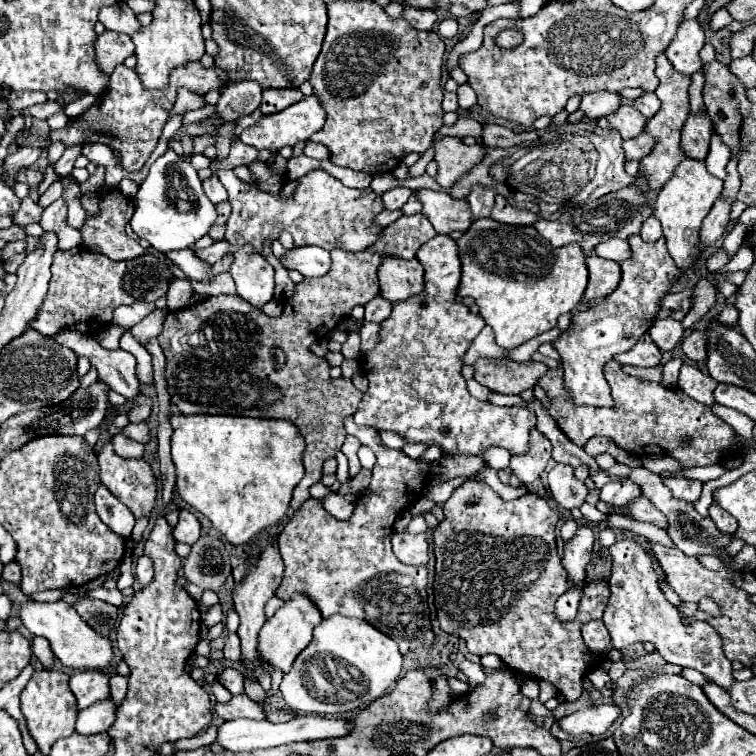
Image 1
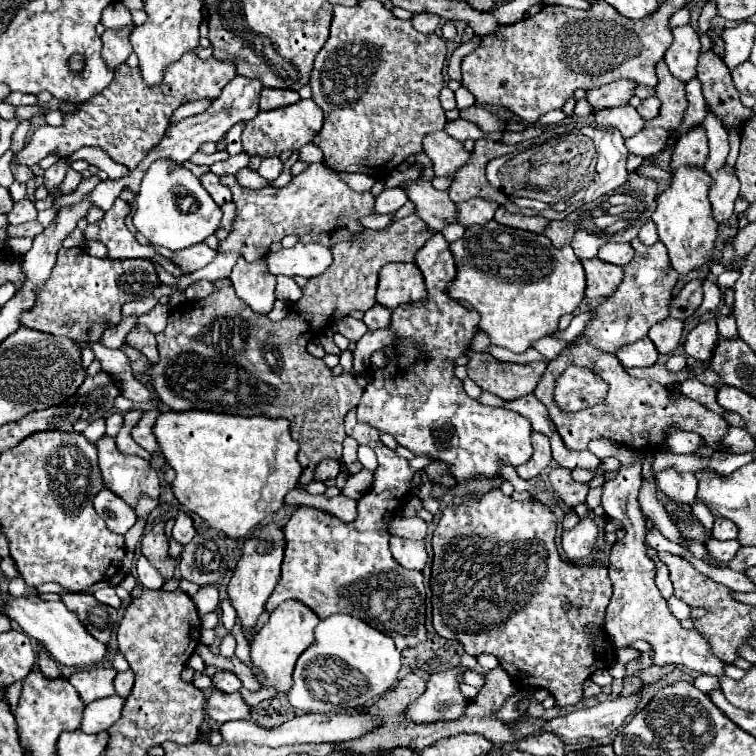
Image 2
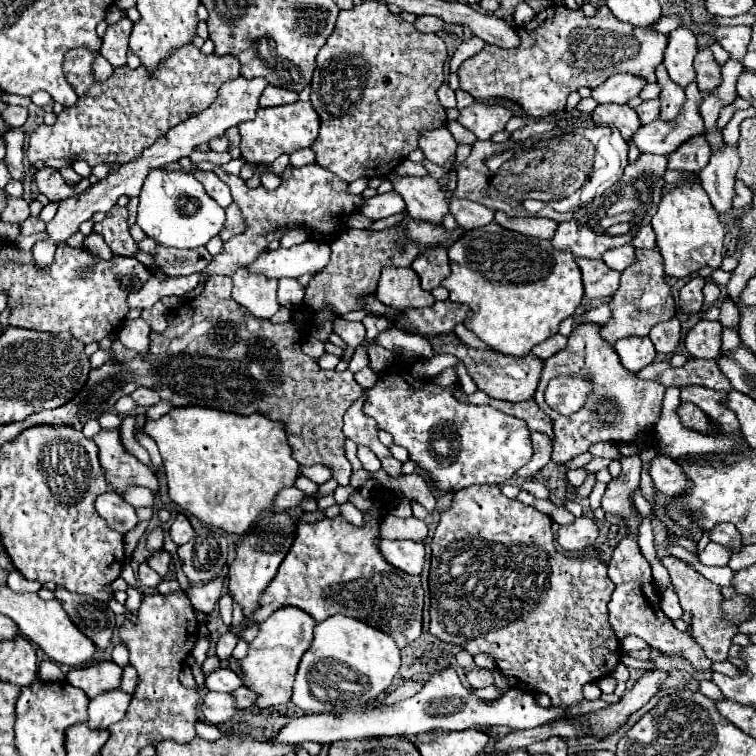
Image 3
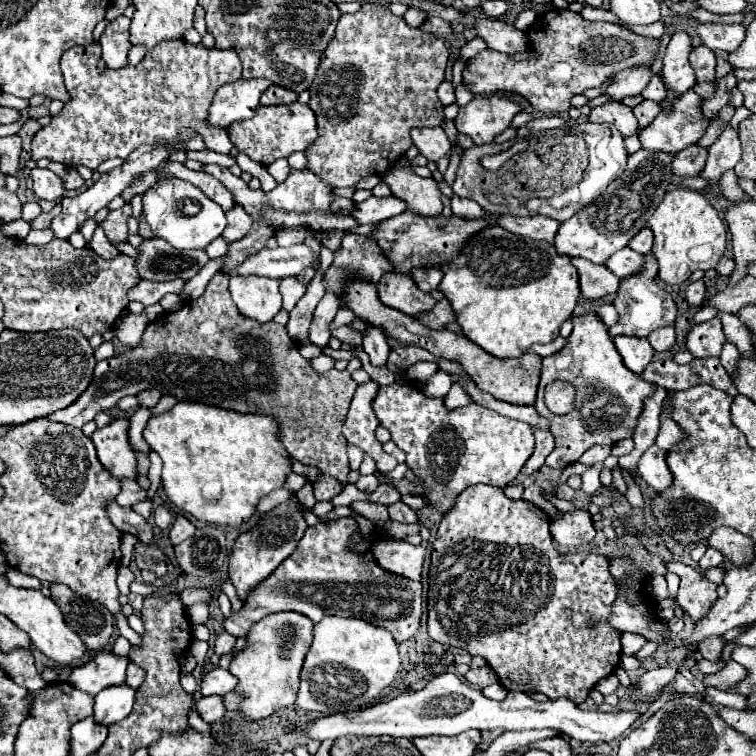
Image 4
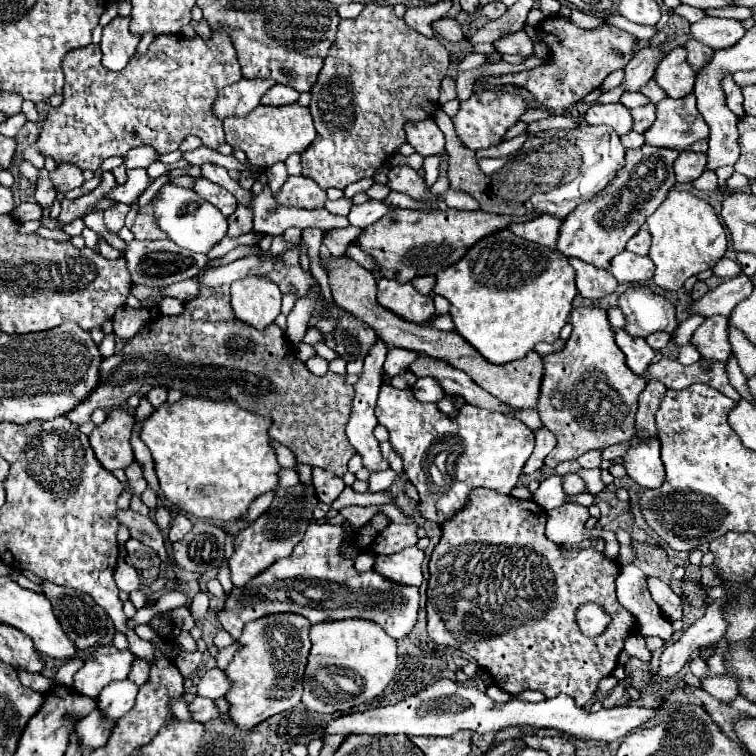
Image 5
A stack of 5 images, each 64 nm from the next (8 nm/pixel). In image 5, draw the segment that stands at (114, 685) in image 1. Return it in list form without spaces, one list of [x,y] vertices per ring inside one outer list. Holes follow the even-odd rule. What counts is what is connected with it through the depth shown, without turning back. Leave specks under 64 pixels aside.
[[[136,660],[134,662],[134,666],[132,666],[132,672],[130,672],[130,680],[132,682],[136,682],[138,686],[142,686],[142,684],[146,684],[146,680],[148,680],[148,672],[150,672],[150,664],[146,662],[146,660]]]

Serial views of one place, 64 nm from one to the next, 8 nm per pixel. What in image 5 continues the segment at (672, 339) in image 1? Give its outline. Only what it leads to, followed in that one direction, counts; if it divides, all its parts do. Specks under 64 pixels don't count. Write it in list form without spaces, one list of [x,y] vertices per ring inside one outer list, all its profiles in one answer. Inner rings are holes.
[[[656,332],[656,334],[650,334],[650,336],[646,338],[646,342],[648,342],[654,350],[662,350],[662,348],[670,342],[670,338],[672,338],[672,336],[668,336],[666,332]]]

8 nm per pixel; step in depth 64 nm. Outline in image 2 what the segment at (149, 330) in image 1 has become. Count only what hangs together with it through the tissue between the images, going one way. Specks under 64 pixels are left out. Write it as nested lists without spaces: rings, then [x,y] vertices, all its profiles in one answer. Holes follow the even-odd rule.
[[[156,304],[156,308],[152,308],[148,314],[143,314],[138,318],[136,325],[148,326],[152,334],[158,334],[160,330],[166,328],[166,318],[168,318],[168,306]]]

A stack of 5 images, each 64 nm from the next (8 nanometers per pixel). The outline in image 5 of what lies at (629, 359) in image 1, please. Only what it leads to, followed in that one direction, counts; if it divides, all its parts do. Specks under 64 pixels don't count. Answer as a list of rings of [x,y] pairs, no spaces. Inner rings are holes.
[[[616,330],[616,344],[620,344],[620,350],[626,356],[628,368],[634,374],[644,376],[644,372],[648,370],[648,366],[654,358],[654,350],[646,344],[646,340],[644,338],[634,338],[624,330]]]

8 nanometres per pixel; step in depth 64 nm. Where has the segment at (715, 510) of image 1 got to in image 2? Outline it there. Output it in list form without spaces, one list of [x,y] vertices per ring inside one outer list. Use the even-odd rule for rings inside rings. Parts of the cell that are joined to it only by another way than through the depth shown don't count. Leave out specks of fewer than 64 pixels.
[[[716,518],[714,522],[714,528],[712,528],[712,536],[716,540],[736,540],[738,536],[738,528],[732,520],[726,520],[726,518]]]

